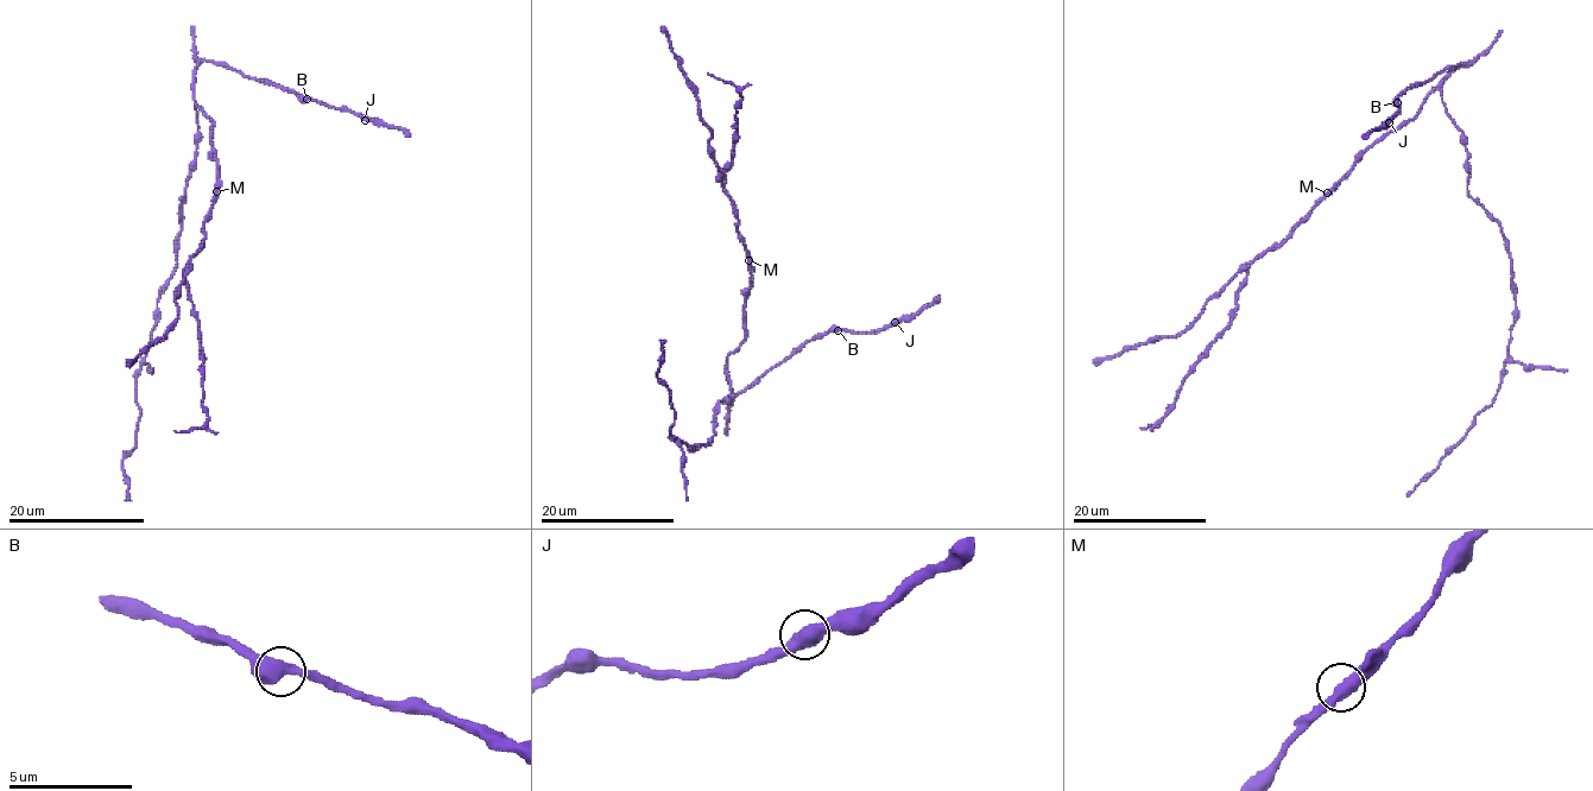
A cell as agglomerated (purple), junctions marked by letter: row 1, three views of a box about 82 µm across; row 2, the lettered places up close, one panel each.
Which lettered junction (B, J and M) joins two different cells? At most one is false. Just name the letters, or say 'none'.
none

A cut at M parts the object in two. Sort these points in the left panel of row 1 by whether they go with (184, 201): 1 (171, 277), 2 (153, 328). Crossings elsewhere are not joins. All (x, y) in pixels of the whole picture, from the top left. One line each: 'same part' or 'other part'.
1: same part
2: same part

